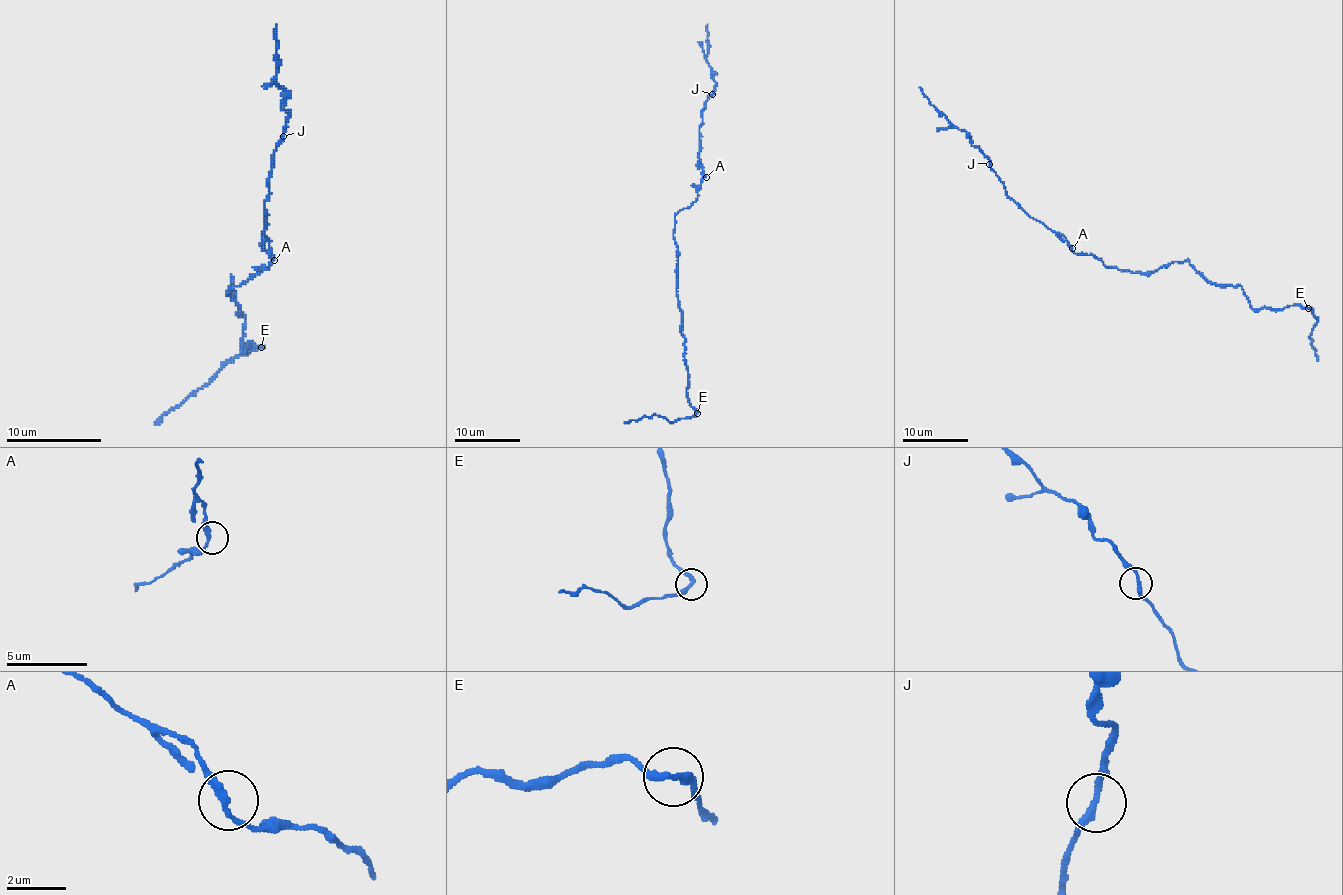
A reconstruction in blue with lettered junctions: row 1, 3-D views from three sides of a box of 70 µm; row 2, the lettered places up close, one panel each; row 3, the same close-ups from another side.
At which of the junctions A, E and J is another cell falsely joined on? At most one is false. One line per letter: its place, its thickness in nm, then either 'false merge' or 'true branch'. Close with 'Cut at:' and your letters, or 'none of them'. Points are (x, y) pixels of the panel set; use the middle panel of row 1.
A: (706, 177) | 240 nm | true branch
E: (697, 413) | 260 nm | false merge
J: (712, 94) | 240 nm | true branch
Cut at: E

